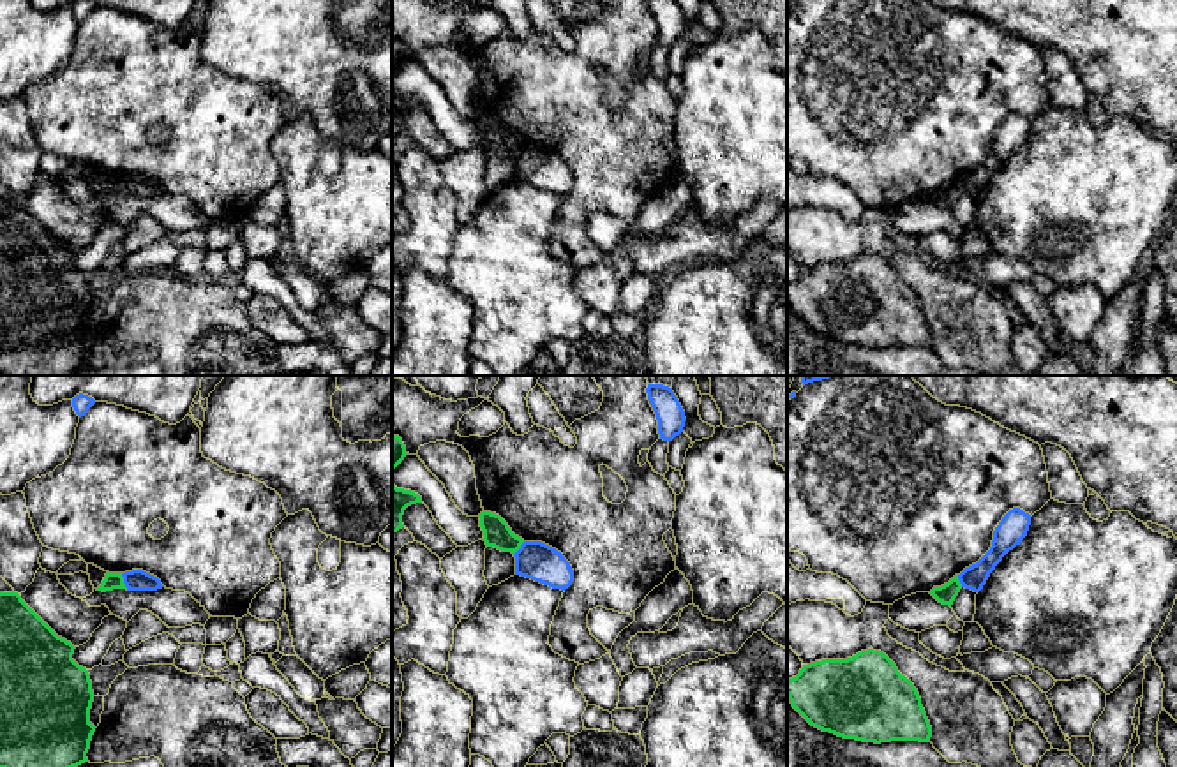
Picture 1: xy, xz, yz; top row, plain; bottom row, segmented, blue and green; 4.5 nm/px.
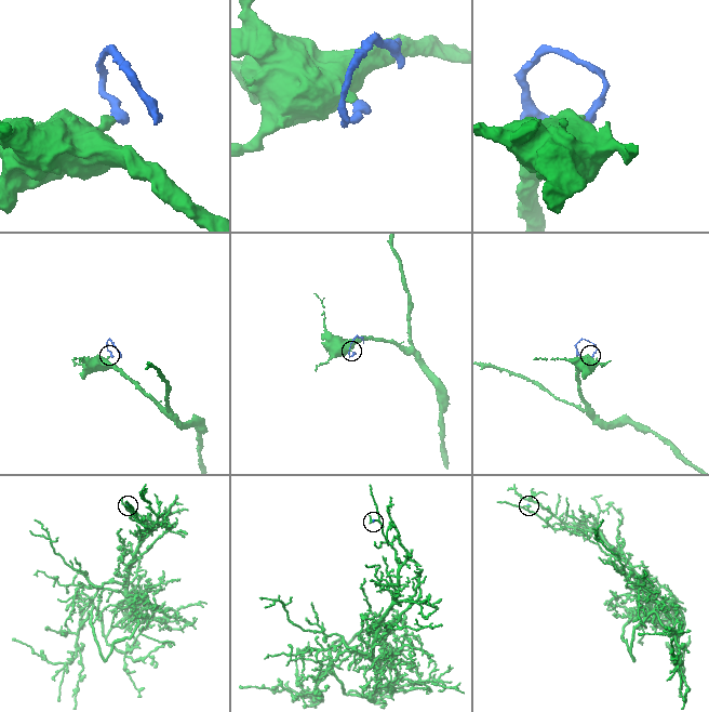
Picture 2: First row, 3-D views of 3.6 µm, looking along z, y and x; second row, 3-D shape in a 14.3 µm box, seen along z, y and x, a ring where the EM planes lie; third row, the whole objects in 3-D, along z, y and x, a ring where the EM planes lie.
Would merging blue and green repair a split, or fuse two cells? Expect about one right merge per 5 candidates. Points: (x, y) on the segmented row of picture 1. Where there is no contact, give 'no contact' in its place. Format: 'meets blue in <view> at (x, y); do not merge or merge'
meets blue in xy at (124, 580); do not merge

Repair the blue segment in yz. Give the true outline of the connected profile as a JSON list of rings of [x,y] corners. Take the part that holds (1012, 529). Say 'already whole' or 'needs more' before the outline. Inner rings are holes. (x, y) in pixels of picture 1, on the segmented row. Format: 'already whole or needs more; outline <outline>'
already whole; outline [[[1020,508],[1009,510],[993,531],[990,550],[958,575],[962,587],[979,592],[1002,557],[1027,536],[1029,525],[1029,513]]]

